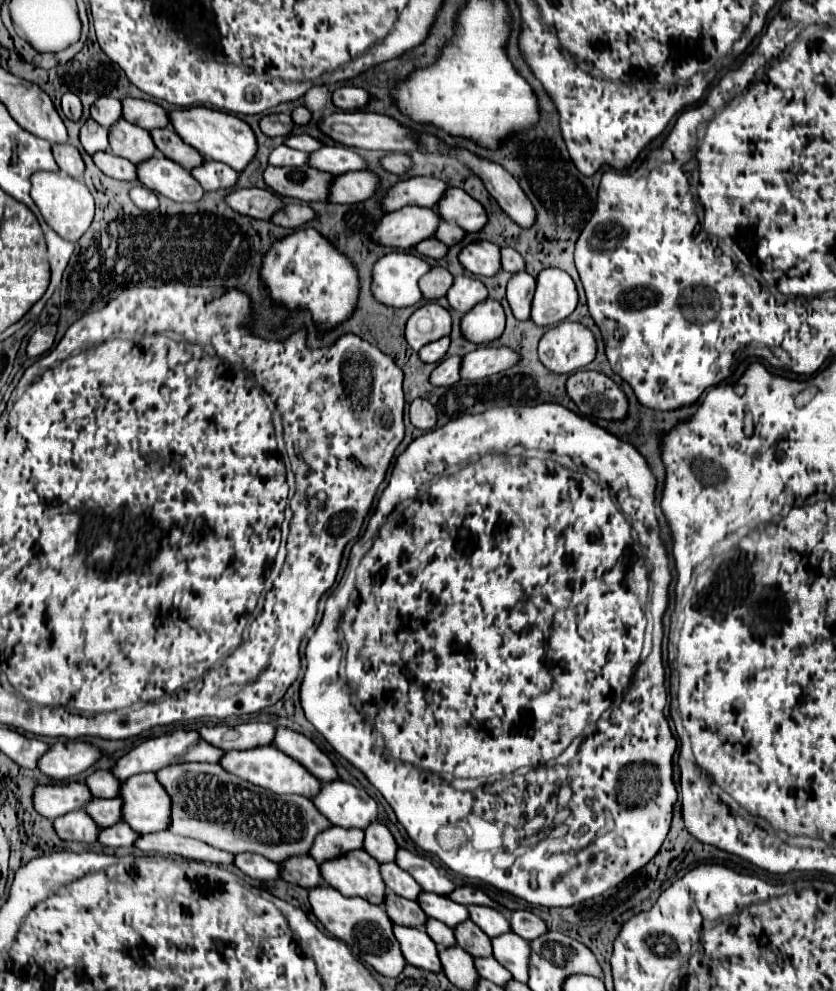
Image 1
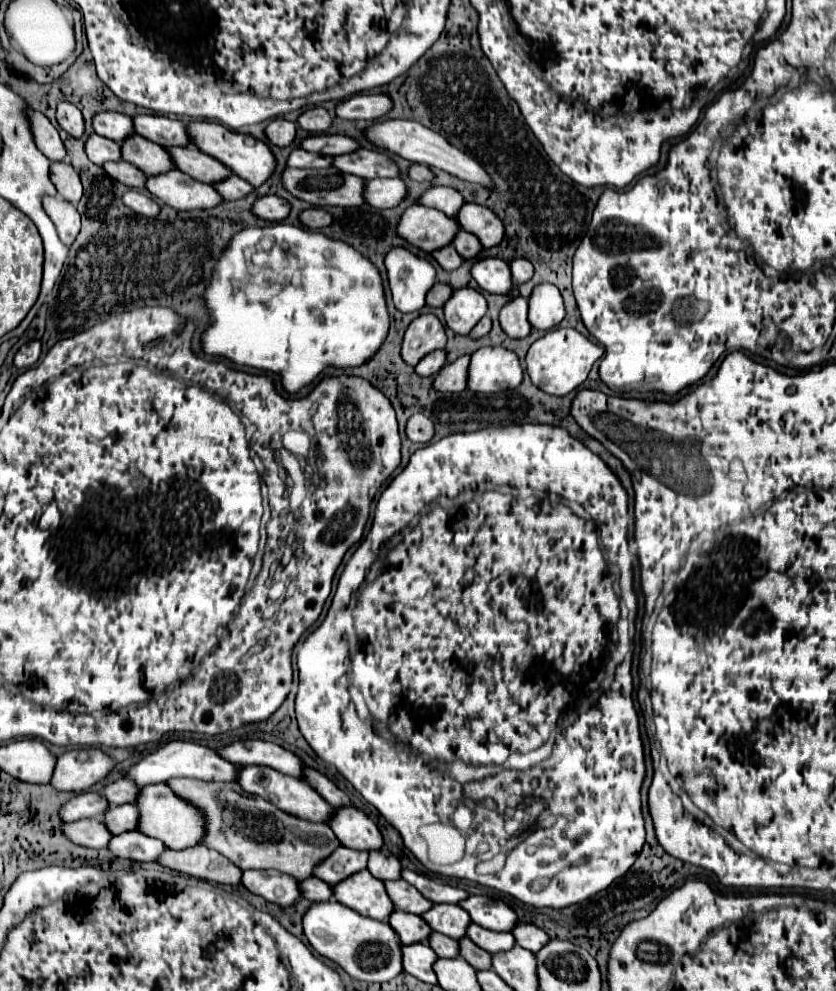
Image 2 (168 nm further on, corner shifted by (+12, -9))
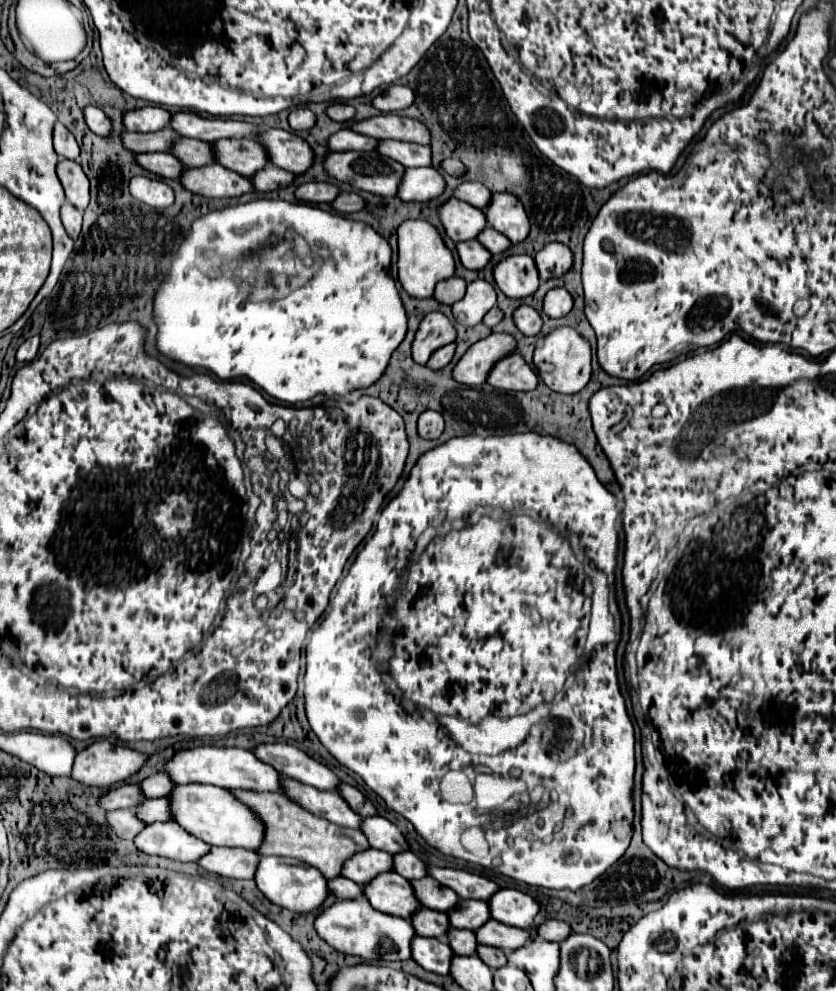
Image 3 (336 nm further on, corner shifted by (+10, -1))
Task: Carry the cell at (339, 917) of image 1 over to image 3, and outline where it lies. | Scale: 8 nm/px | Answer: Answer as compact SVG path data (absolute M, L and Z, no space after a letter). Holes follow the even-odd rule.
M366 897L352 899L352 901L350 899L336 901L332 907L322 911L322 915L316 919L316 931L336 951L356 955L368 963L378 963L380 959L386 959L386 961L410 959L410 943L416 935L408 919L400 919L400 917L376 911L374 907L370 907Z

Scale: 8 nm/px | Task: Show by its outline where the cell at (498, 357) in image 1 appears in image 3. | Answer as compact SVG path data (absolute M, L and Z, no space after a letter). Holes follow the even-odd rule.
M514 353L494 365L488 383L504 391L534 391L538 385L538 375L528 367L522 355Z

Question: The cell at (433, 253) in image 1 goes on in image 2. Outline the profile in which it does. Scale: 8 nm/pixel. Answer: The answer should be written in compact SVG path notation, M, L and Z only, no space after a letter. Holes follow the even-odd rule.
M452 245L442 247L440 251L434 251L432 257L434 257L434 261L436 261L442 269L446 269L446 271L454 271L454 269L458 269L460 263L462 263L462 257L456 253L456 249L454 249Z

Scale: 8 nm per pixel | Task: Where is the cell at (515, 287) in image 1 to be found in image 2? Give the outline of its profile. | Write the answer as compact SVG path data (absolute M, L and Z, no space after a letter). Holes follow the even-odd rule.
M524 297L510 299L500 311L500 325L512 339L524 339L532 327L528 323L528 301Z

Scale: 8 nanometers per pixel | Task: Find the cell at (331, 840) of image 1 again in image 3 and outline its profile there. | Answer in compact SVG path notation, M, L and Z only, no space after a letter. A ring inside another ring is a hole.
M368 849L368 851L356 853L342 867L342 875L356 881L358 885L366 885L376 875L388 873L388 871L394 871L394 859L390 853L380 849Z

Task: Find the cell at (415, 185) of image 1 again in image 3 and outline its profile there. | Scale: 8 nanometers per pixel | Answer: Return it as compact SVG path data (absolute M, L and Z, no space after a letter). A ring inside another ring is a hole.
M462 183L456 193L454 193L456 199L462 199L466 203L472 203L474 207L480 207L480 209L486 209L490 205L490 199L492 199L492 193L482 185L482 183Z

